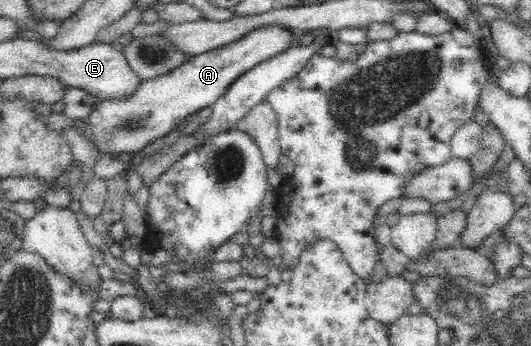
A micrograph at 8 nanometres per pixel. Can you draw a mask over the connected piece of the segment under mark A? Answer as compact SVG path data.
M276 25L261 27L225 47L191 56L185 65L173 69L167 75L141 81L129 99L97 101L95 111L85 119L89 141L93 140L95 153L109 152L116 156L133 153L154 139L167 135L187 115L212 106L243 73L295 43L296 35L290 29L281 29Z

